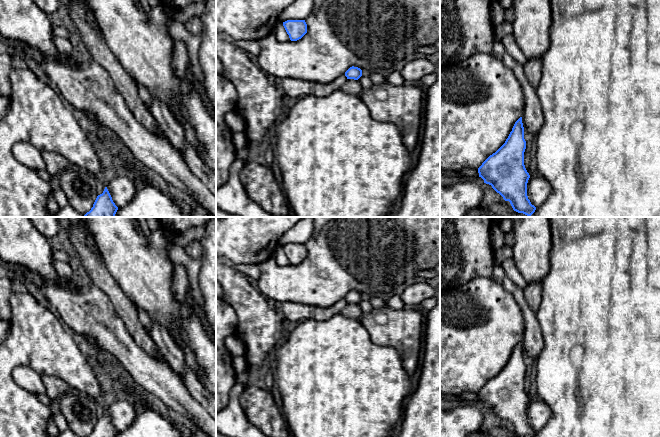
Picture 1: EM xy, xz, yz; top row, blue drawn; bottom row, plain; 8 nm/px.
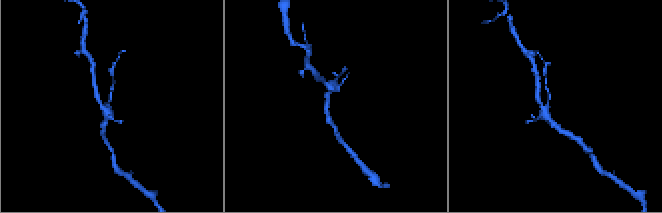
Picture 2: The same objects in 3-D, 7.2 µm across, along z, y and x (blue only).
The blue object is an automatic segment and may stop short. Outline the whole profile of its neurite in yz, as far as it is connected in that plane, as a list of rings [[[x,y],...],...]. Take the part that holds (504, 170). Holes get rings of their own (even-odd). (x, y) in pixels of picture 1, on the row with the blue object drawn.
[[[522,117],[514,124],[505,143],[478,168],[479,177],[509,201],[513,210],[531,216],[536,207],[527,196],[530,178],[524,165],[526,141]]]

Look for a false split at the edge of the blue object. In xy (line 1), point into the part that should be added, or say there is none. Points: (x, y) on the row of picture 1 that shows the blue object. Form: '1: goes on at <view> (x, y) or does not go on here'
1: does not go on here

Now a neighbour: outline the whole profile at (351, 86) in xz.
[[[347,79],[347,81],[341,86],[340,90],[351,95],[360,95],[362,92],[362,86],[358,80]]]

